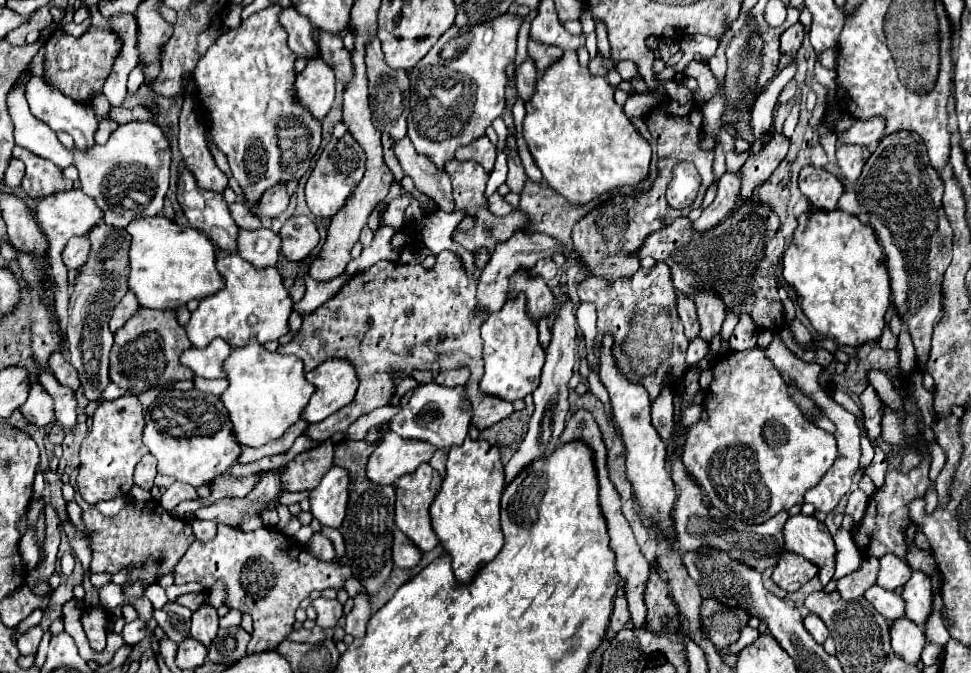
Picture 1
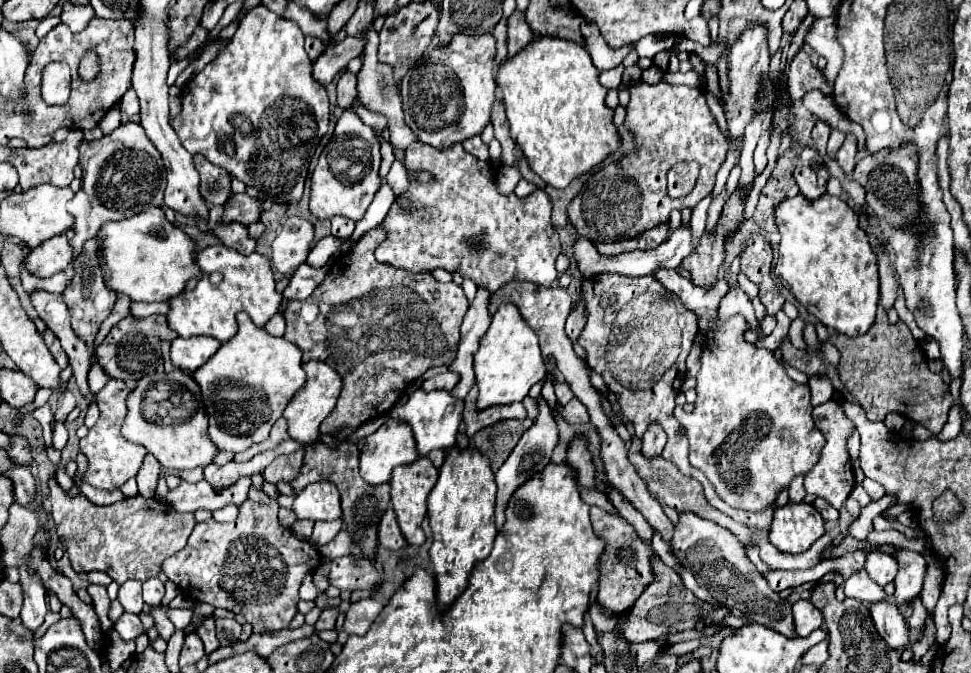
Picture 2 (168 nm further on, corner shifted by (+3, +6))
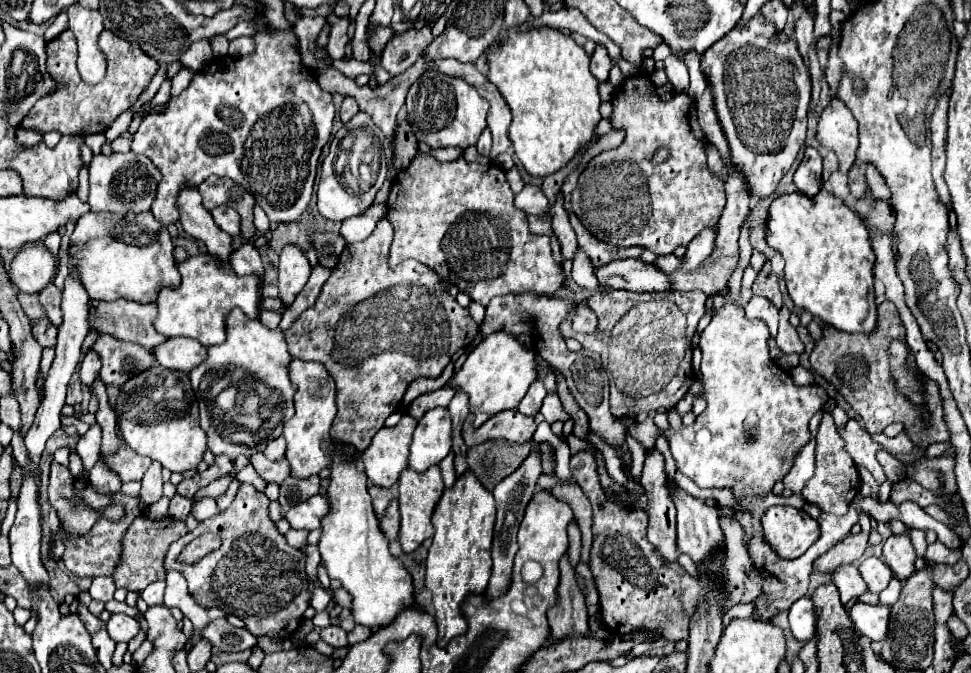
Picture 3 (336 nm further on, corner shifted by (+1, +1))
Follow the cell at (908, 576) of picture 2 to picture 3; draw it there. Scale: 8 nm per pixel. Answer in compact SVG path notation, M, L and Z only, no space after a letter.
M892 534L884 542L884 562L892 568L892 572L900 582L906 582L916 572L914 560L916 560L916 550L910 544L908 536Z

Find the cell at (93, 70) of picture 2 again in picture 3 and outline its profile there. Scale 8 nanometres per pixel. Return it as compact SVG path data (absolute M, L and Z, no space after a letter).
M80 4L68 8L70 30L78 40L78 72L86 84L96 86L106 76L106 58L98 46L98 36L104 30L98 10L86 10Z

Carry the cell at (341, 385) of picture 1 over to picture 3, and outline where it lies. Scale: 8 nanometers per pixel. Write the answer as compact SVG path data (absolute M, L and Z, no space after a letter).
M294 360L290 364L290 376L298 388L294 396L296 414L284 424L284 438L288 440L286 458L292 468L292 476L310 478L332 466L332 458L322 450L322 440L328 438L328 430L336 416L336 384L326 368L318 362Z

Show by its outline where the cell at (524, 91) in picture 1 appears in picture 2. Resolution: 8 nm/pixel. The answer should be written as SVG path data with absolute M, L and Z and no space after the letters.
M516 9L508 17L508 55L516 55L516 51L526 47L530 43L530 39L534 39L534 33L526 23L524 13L520 9Z

